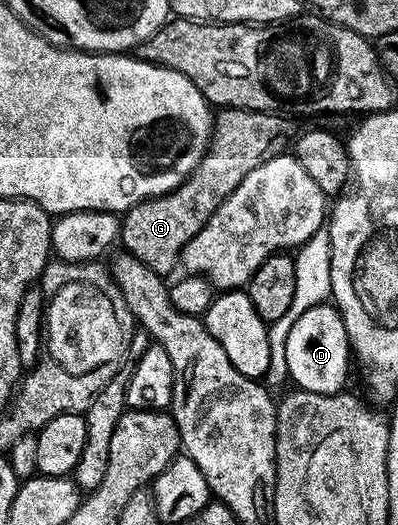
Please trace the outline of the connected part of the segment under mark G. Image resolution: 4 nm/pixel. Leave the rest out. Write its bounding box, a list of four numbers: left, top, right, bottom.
[119,107,295,277]

